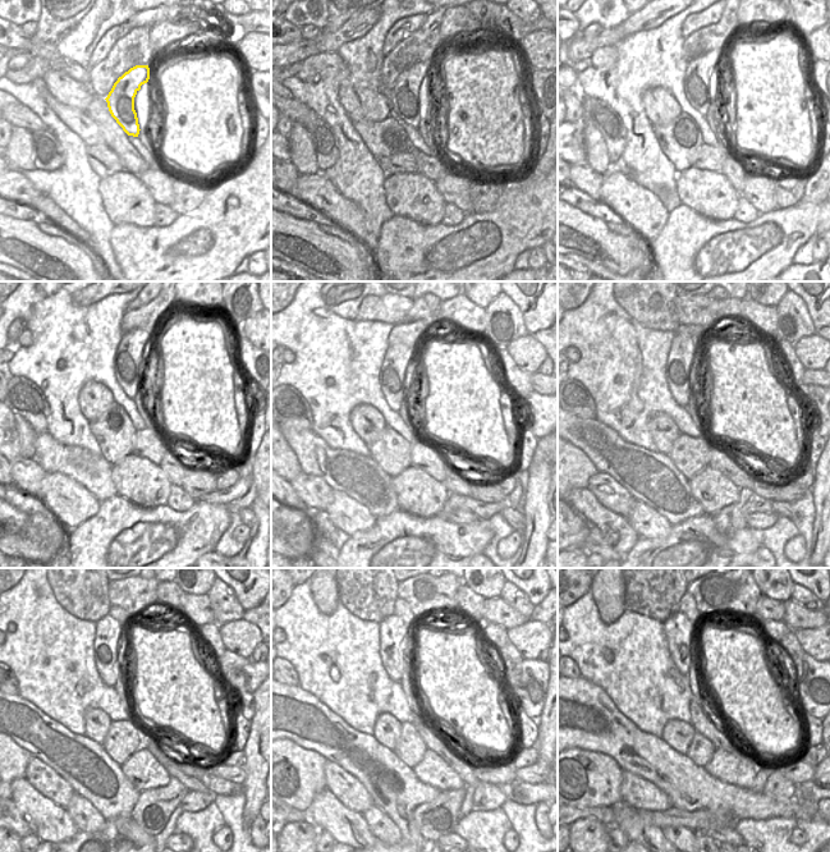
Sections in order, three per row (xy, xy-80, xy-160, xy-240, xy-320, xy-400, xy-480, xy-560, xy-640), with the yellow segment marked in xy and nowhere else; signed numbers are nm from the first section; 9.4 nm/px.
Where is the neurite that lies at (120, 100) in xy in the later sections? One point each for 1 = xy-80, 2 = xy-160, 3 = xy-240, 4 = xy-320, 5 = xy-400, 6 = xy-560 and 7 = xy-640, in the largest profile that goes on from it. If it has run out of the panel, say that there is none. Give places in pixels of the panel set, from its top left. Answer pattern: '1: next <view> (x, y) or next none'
1: next xy-80 (406, 94)
2: next xy-160 (697, 79)
3: next xy-240 (129, 356)
4: next xy-320 (403, 339)
5: next xy-400 (684, 348)
6: next xy-560 (394, 631)
7: next xy-640 (678, 628)

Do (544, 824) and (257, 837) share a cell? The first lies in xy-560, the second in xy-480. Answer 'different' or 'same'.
same

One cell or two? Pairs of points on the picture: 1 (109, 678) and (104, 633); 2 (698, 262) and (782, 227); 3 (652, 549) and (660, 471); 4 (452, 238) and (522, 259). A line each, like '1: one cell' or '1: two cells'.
1: one cell
2: one cell
3: two cells
4: two cells

